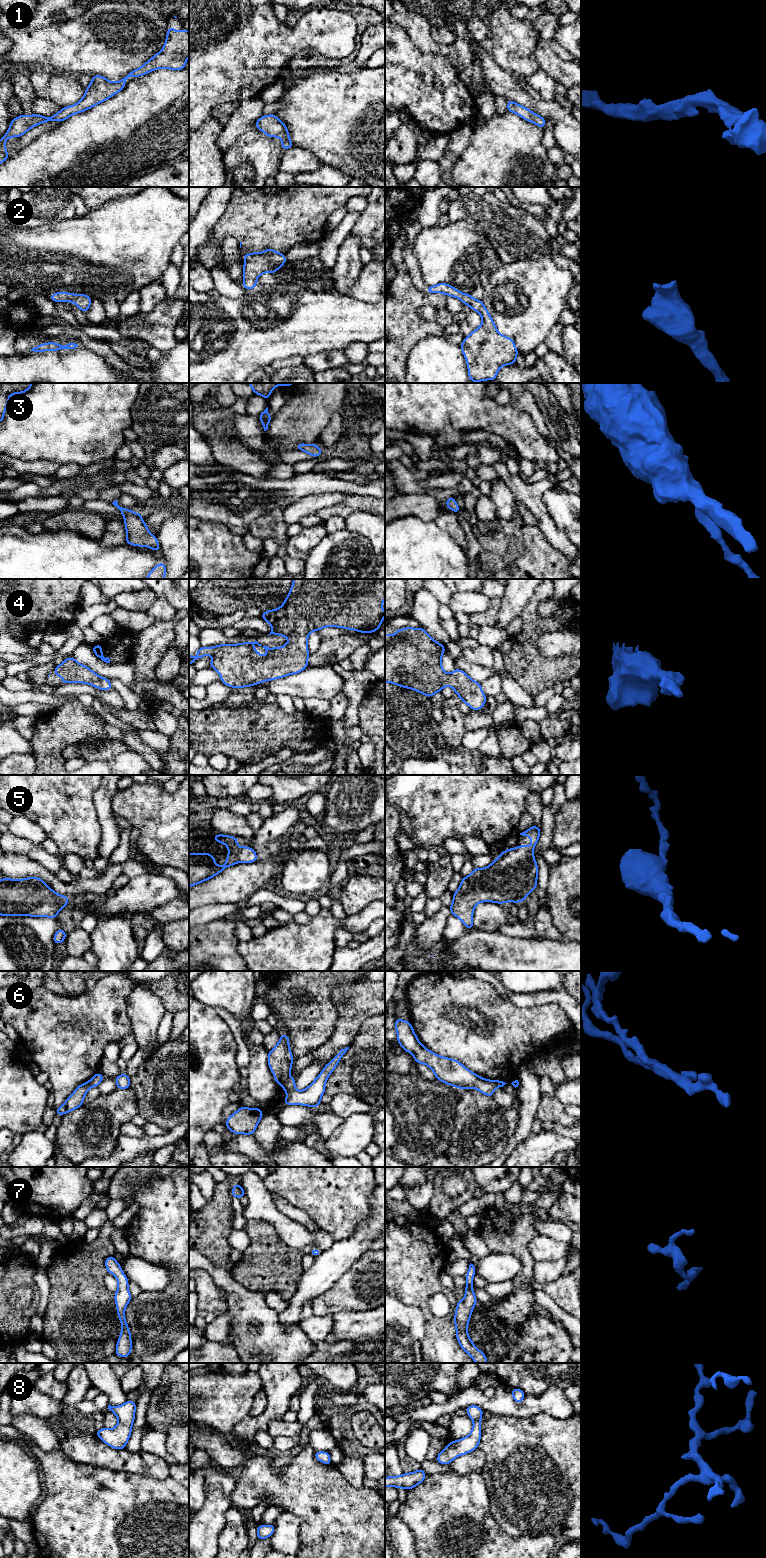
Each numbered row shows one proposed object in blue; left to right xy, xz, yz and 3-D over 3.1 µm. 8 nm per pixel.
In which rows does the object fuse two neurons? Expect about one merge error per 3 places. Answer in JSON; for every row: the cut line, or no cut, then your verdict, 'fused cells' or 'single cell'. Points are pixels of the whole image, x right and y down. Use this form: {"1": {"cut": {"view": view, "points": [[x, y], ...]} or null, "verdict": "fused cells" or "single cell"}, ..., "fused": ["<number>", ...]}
{"1": {"cut": null, "verdict": "single cell"}, "2": {"cut": null, "verdict": "single cell"}, "3": {"cut": null, "verdict": "single cell"}, "4": {"cut": null, "verdict": "single cell"}, "5": {"cut": null, "verdict": "single cell"}, "6": {"cut": {"view": "xz", "points": [[289, 1076], [282, 1086]]}, "verdict": "fused cells"}, "7": {"cut": null, "verdict": "single cell"}, "8": {"cut": null, "verdict": "single cell"}, "fused": ["6"]}

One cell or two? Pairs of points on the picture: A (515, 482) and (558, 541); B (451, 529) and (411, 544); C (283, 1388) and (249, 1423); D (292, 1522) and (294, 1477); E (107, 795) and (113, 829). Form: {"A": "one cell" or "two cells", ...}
{"A": "one cell", "B": "two cells", "C": "one cell", "D": "two cells", "E": "one cell"}

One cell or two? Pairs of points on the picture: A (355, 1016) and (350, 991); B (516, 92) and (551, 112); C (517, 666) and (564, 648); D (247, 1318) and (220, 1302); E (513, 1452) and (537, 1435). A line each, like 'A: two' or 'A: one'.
A: one
B: one
C: two
D: two
E: one

